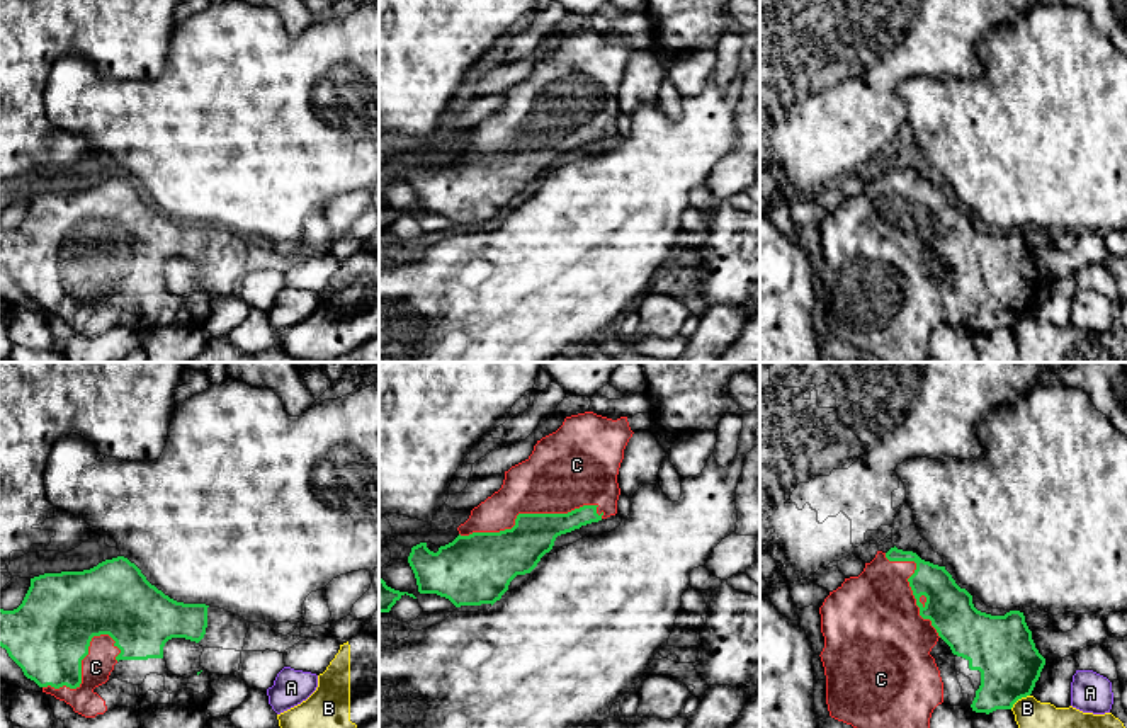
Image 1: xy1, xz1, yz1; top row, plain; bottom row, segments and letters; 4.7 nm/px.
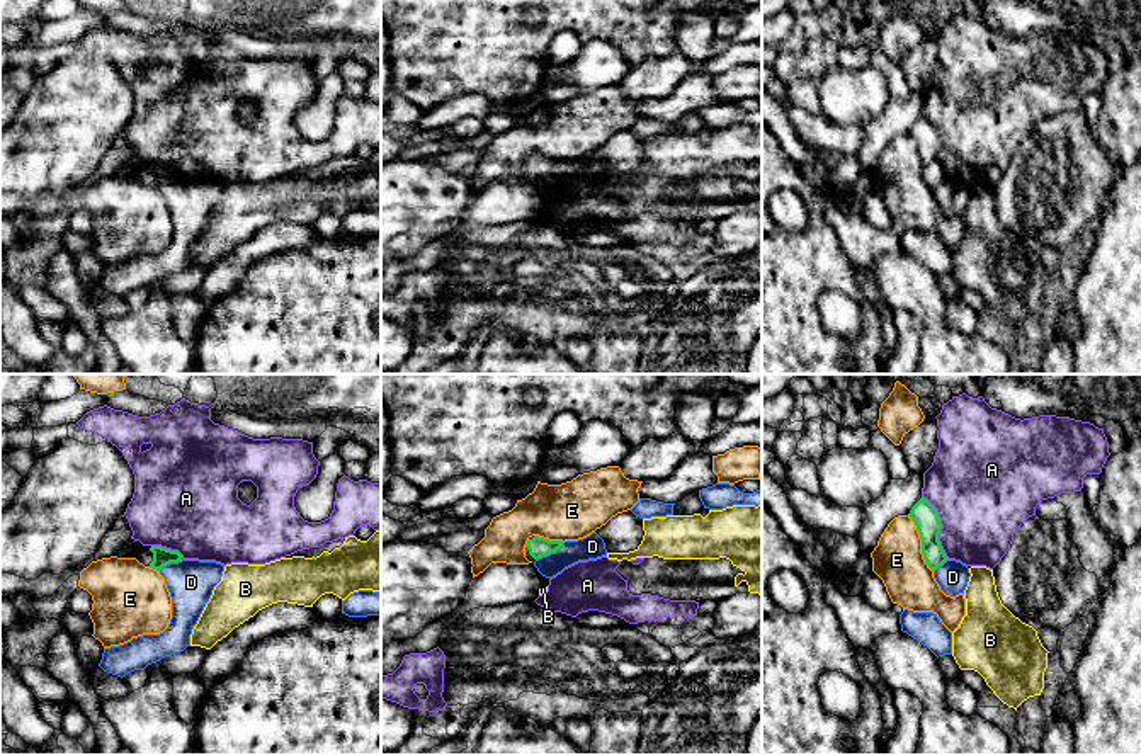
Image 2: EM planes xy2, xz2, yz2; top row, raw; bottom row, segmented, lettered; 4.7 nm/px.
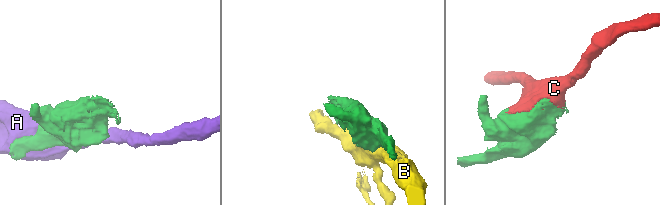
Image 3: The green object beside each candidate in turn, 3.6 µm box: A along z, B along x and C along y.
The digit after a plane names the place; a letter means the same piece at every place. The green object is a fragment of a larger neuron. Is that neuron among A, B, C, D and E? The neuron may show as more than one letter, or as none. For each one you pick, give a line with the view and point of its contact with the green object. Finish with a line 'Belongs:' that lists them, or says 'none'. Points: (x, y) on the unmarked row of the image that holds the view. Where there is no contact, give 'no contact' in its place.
C: contact xz1 (531, 133)
Belongs: C

